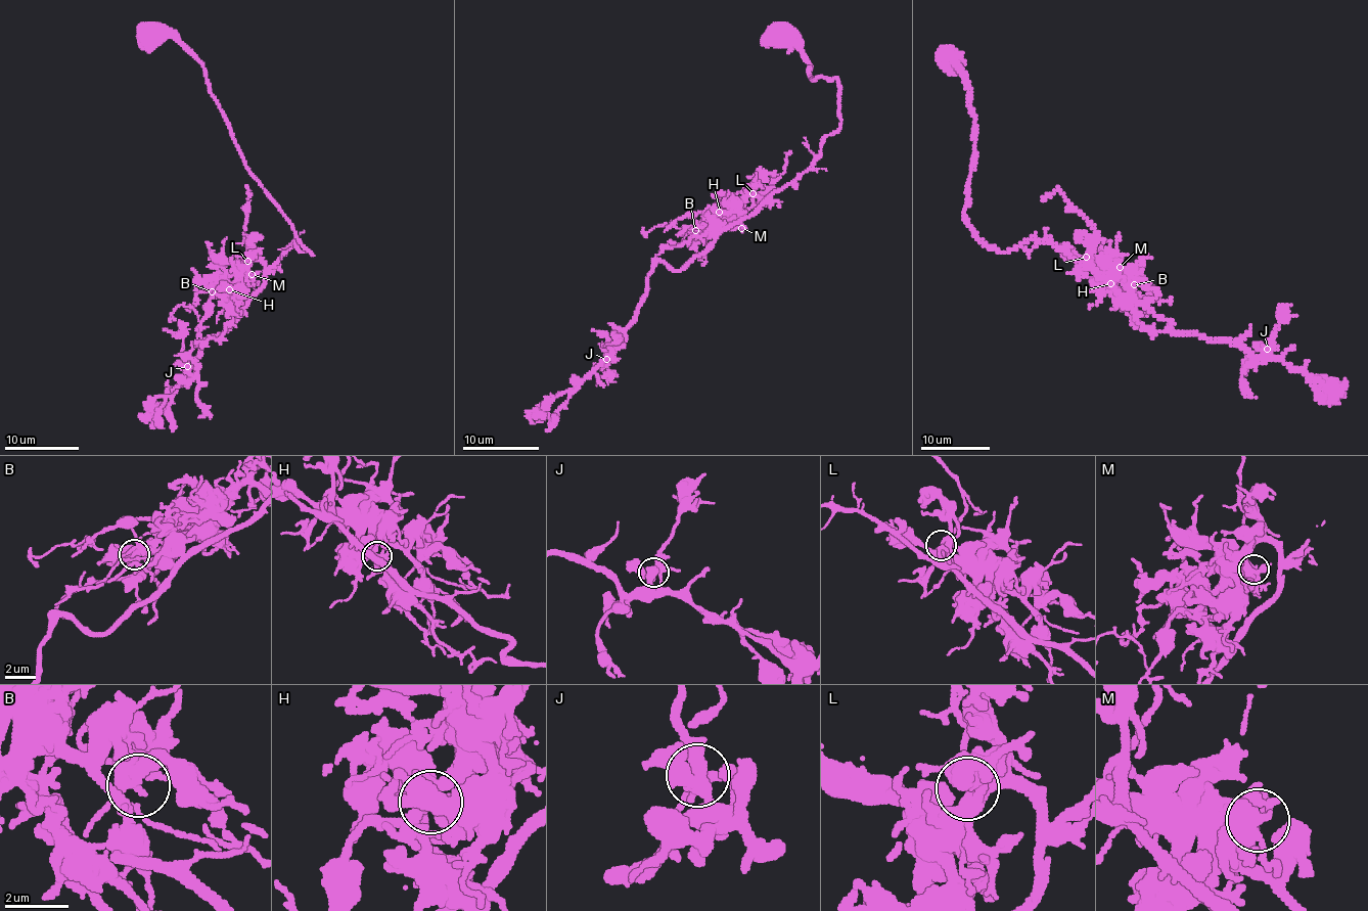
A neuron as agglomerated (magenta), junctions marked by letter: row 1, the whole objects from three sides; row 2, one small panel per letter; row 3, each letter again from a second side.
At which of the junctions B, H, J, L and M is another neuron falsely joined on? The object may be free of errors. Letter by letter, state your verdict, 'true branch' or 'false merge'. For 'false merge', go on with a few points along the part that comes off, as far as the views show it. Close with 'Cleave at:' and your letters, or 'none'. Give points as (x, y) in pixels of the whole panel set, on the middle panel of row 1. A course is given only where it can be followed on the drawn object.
B: true branch
H: true branch
J: true branch
L: true branch
M: true branch
Cleave at: none

